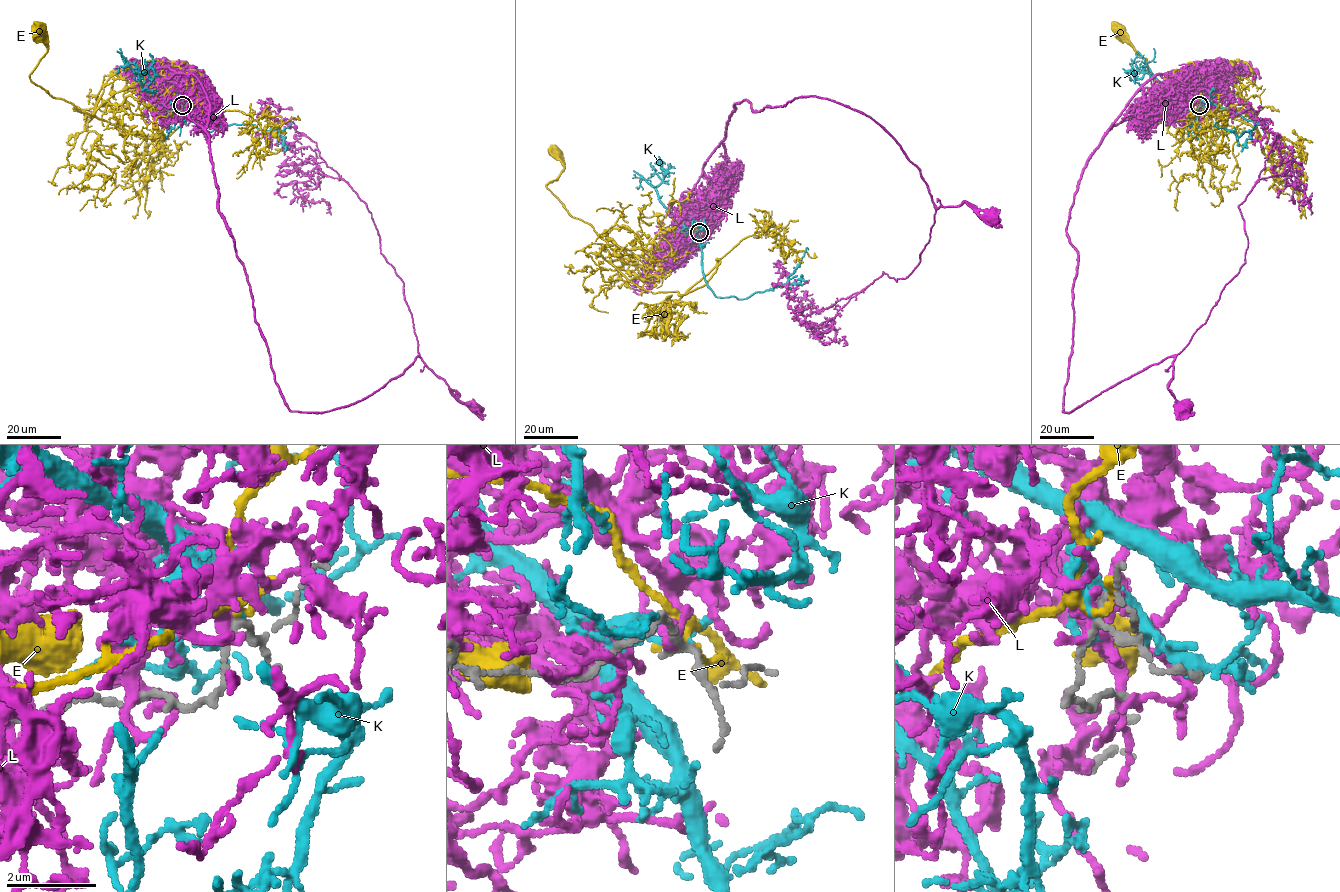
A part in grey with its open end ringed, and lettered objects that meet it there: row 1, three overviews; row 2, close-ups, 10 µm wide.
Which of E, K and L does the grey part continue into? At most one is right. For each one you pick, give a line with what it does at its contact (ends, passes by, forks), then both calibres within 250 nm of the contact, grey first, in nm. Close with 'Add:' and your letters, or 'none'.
K: it ends | 180/150 nm
Add: K

